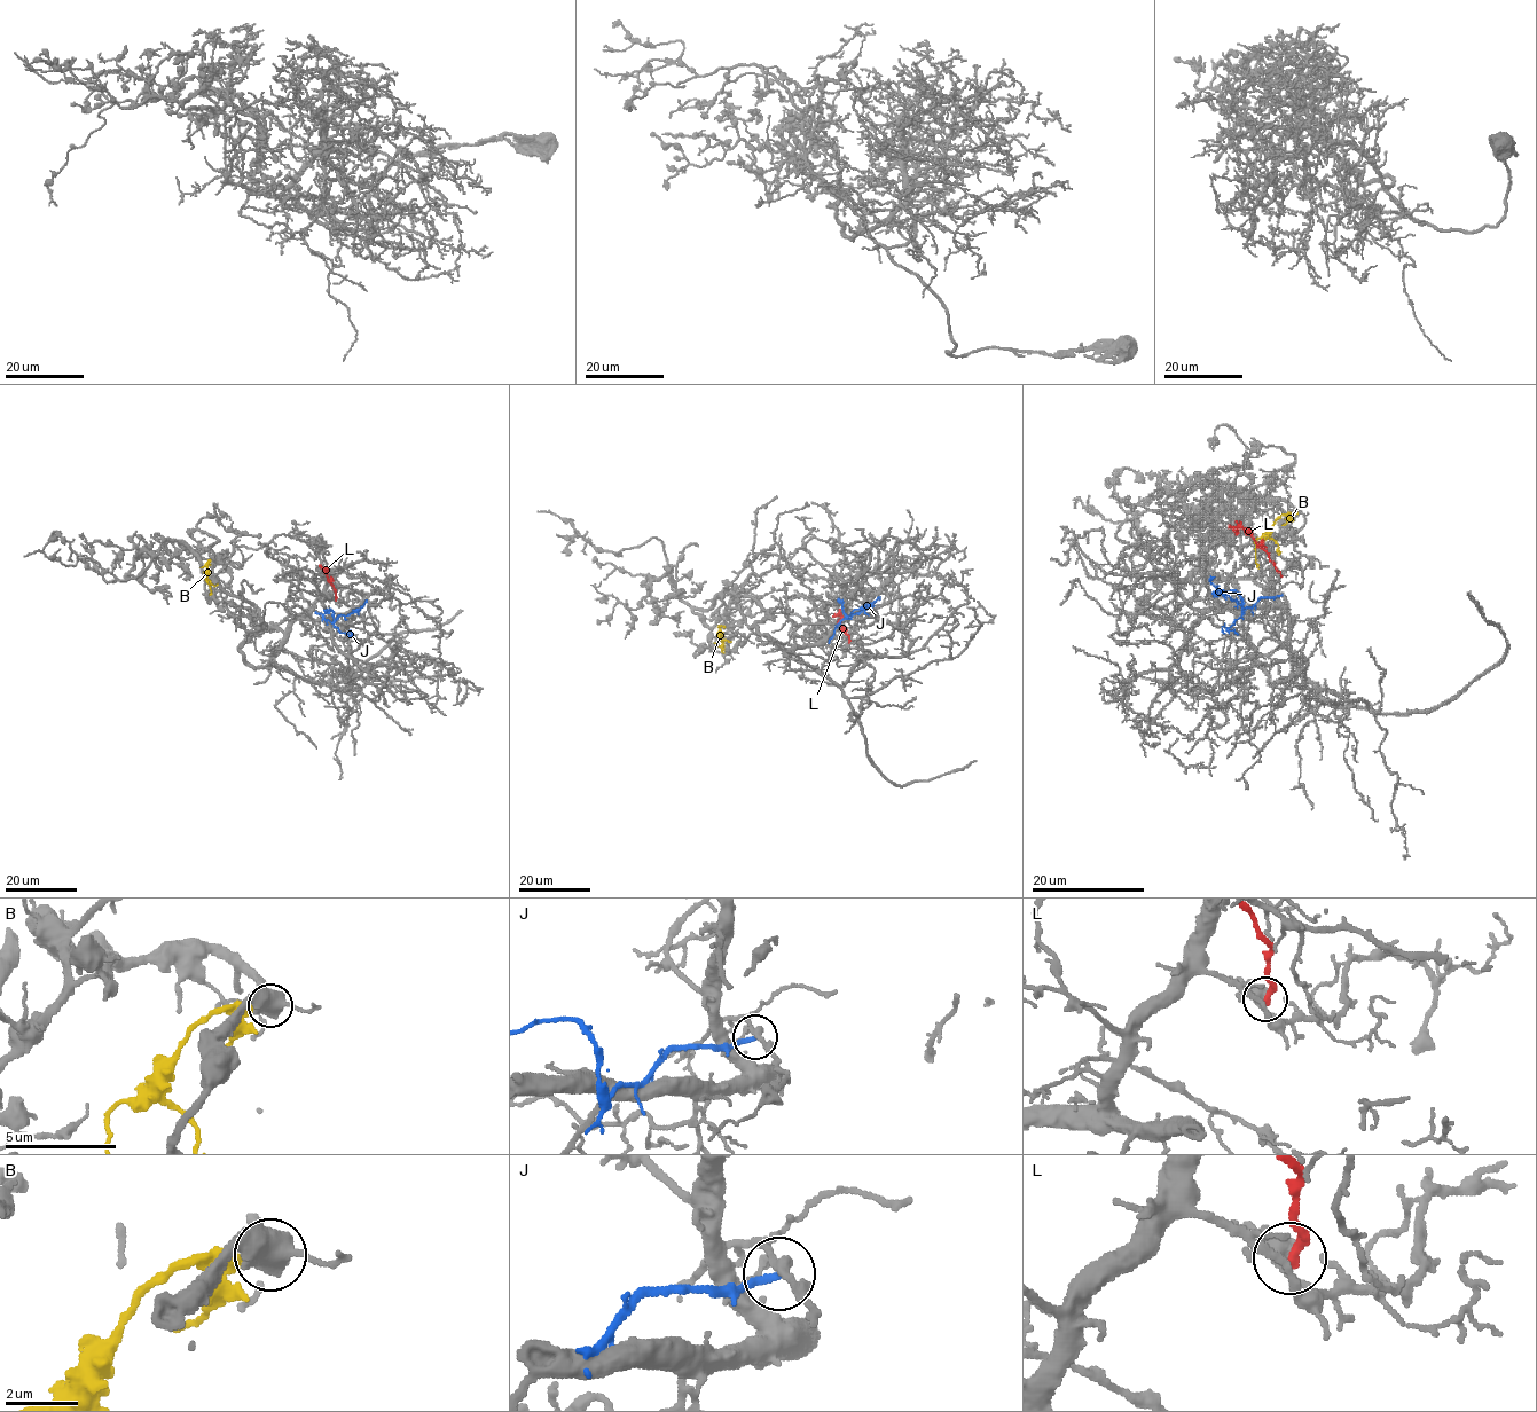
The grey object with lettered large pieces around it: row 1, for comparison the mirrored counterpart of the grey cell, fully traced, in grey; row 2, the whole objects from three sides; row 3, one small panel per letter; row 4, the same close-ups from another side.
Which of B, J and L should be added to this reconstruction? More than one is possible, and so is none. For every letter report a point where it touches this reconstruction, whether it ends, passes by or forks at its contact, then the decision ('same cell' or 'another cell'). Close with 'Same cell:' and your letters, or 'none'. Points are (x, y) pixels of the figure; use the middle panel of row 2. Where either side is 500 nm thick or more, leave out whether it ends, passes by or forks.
B: meets grey at (722, 652); it ends there; another cell
J: meets grey at (829, 642); it ends there; another cell
L: meets grey at (848, 642); it ends there; another cell
Same cell: none

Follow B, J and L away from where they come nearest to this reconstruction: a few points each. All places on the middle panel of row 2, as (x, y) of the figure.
B: (723, 651), (719, 626), (723, 627)
J: (829, 642), (844, 619), (880, 597)
L: (848, 642), (840, 617), (832, 616)

